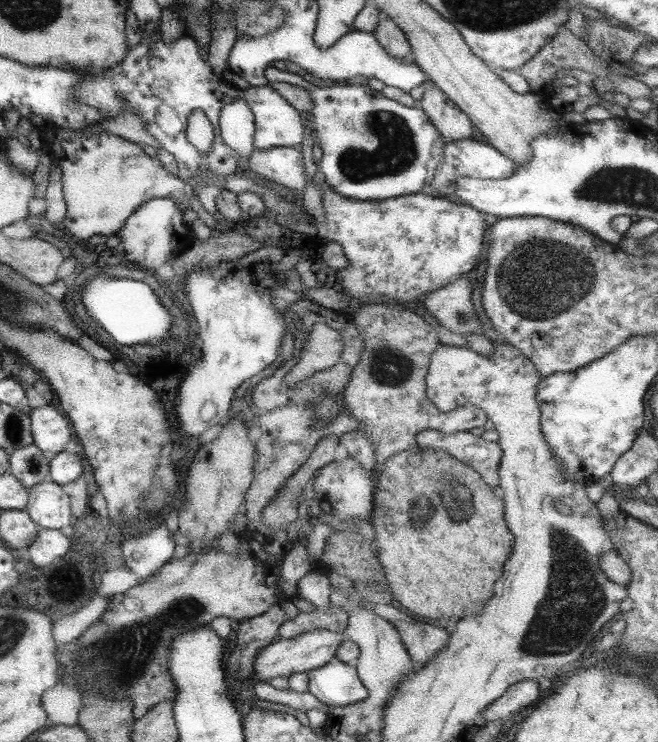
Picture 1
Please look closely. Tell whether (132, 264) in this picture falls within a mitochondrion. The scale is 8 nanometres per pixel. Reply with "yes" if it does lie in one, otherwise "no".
no

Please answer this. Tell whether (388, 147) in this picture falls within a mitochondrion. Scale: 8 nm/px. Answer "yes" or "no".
yes

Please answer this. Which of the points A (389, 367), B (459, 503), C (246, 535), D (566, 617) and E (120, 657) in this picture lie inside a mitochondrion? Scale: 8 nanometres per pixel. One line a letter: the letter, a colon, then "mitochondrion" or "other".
A: mitochondrion
B: mitochondrion
C: other
D: mitochondrion
E: mitochondrion

